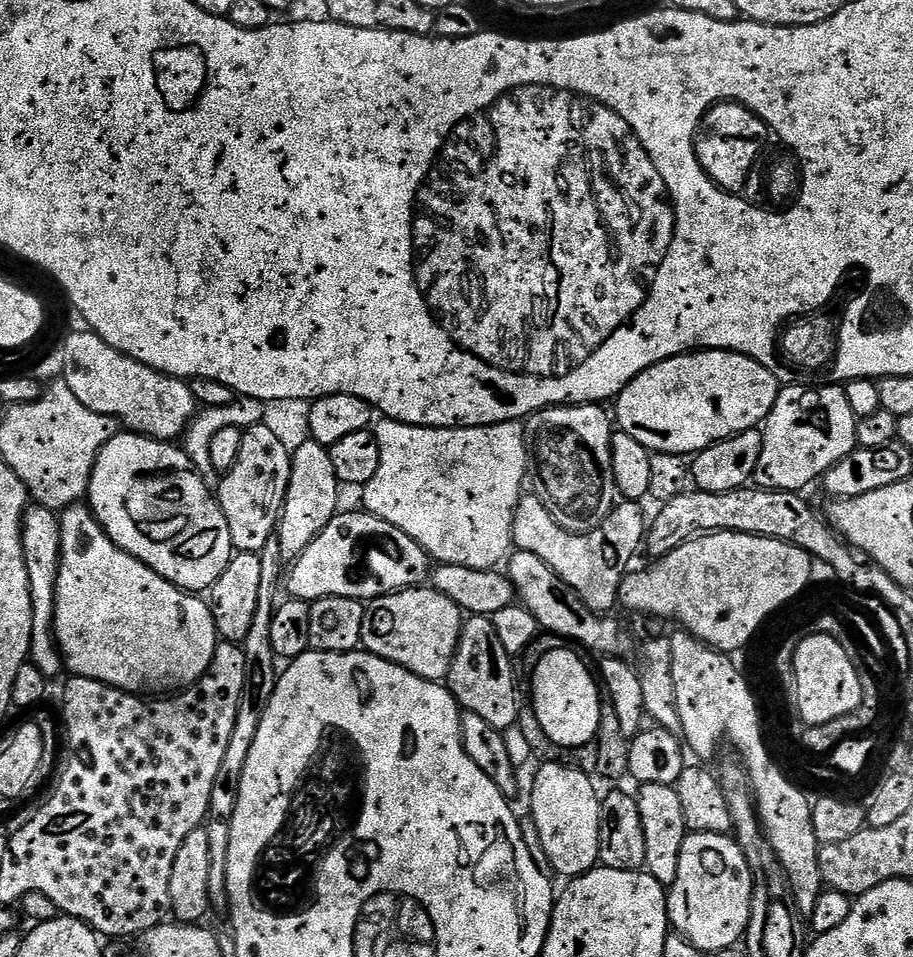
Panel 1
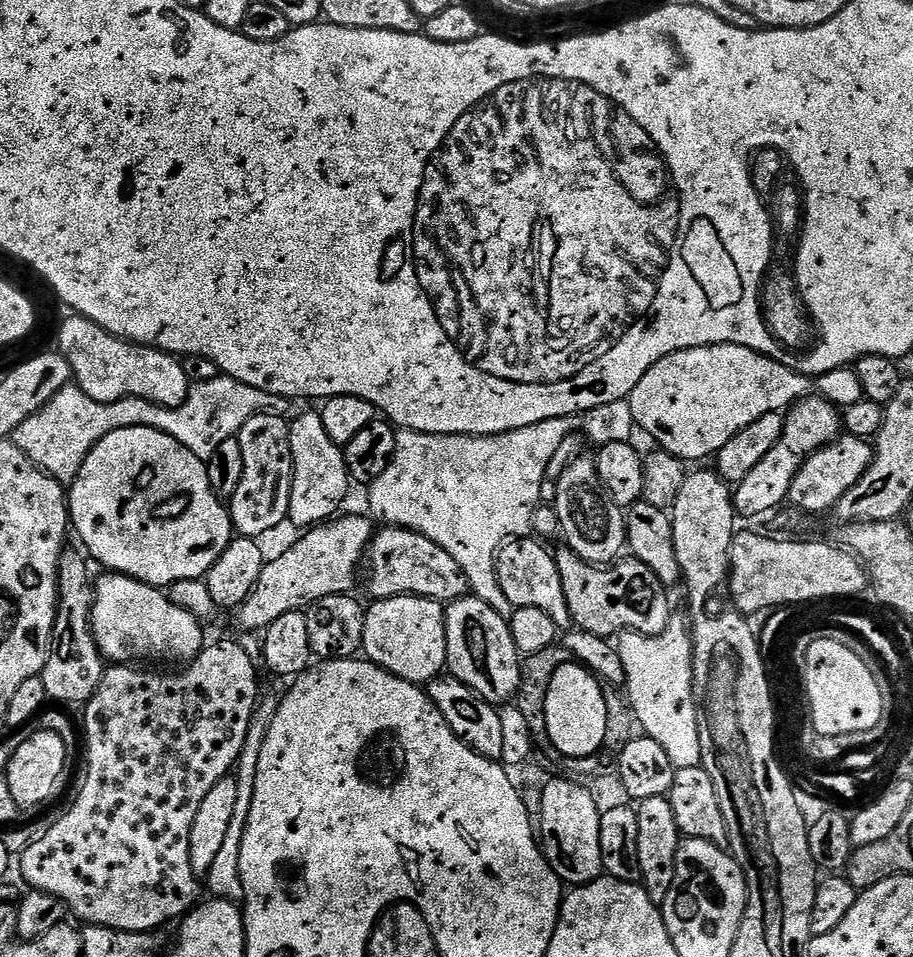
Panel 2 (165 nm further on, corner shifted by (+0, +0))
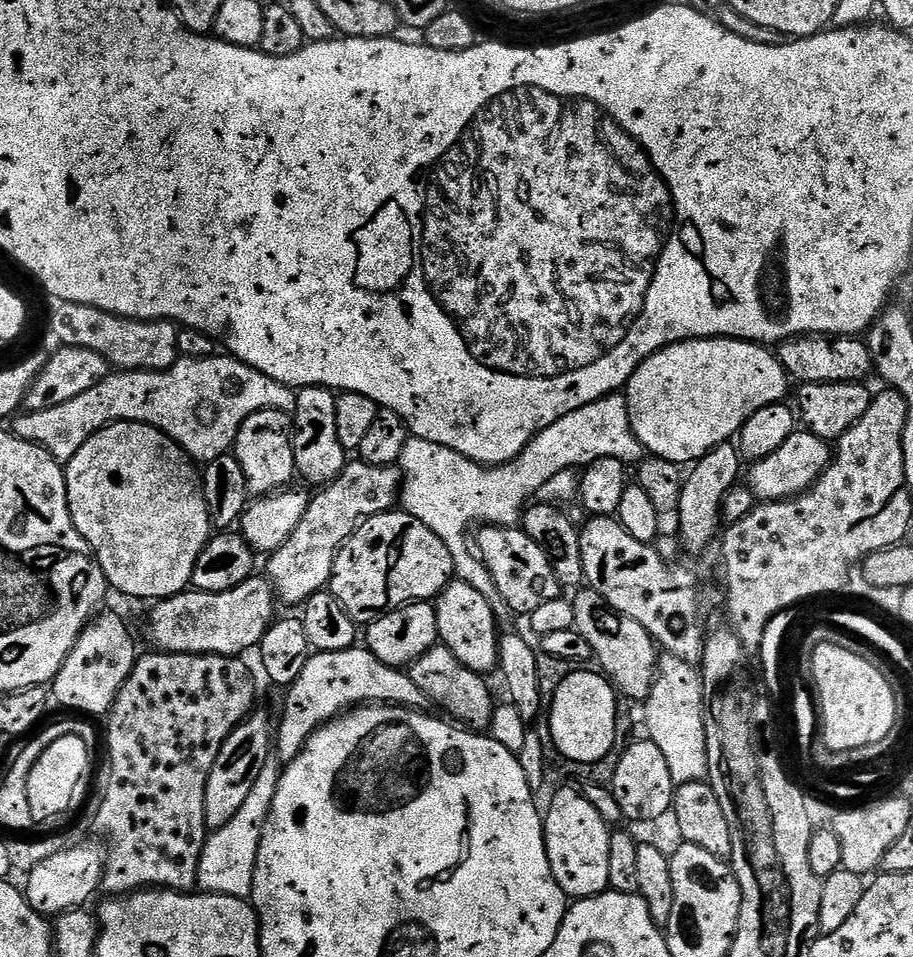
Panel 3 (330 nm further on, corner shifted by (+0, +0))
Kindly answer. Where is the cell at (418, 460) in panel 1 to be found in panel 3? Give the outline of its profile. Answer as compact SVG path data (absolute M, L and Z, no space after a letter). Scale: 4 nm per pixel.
M613 394L604 396L592 404L582 406L578 410L558 418L558 422L546 426L546 430L533 436L532 441L508 464L491 466L479 464L466 459L462 454L458 454L458 450L450 450L438 442L426 442L425 440L410 438L402 450L398 465L400 469L400 499L398 504L403 511L409 512L414 518L418 518L418 522L422 522L422 526L426 526L426 530L434 530L434 534L438 534L438 538L442 538L446 550L455 554L455 575L462 582L474 586L474 590L478 590L478 594L482 594L482 598L486 598L490 602L492 613L496 615L497 621L504 622L504 620L513 619L514 614L510 610L510 606L506 606L502 594L498 594L498 586L494 586L494 578L490 578L490 570L485 566L484 561L475 551L468 552L468 544L470 548L468 527L471 524L502 528L519 525L522 520L522 513L528 508L530 501L554 474L574 470L574 468L583 469L598 458L618 458L626 466L635 466L644 459L645 455L646 449L632 429L627 399L623 395Z

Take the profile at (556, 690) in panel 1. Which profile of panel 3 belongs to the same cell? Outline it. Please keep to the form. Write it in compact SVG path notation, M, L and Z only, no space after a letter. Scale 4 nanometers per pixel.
M599 671L570 674L552 696L549 718L551 736L558 751L574 762L598 762L614 744L615 710L618 693Z

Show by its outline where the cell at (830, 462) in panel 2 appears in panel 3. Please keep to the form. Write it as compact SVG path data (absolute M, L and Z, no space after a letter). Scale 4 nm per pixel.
M807 430L794 431L790 438L786 438L786 442L782 442L782 446L778 446L778 450L774 450L774 454L755 461L749 467L752 468L749 472L747 469L746 486L760 502L790 500L816 485L818 478L828 469L833 455L829 441L818 438Z

